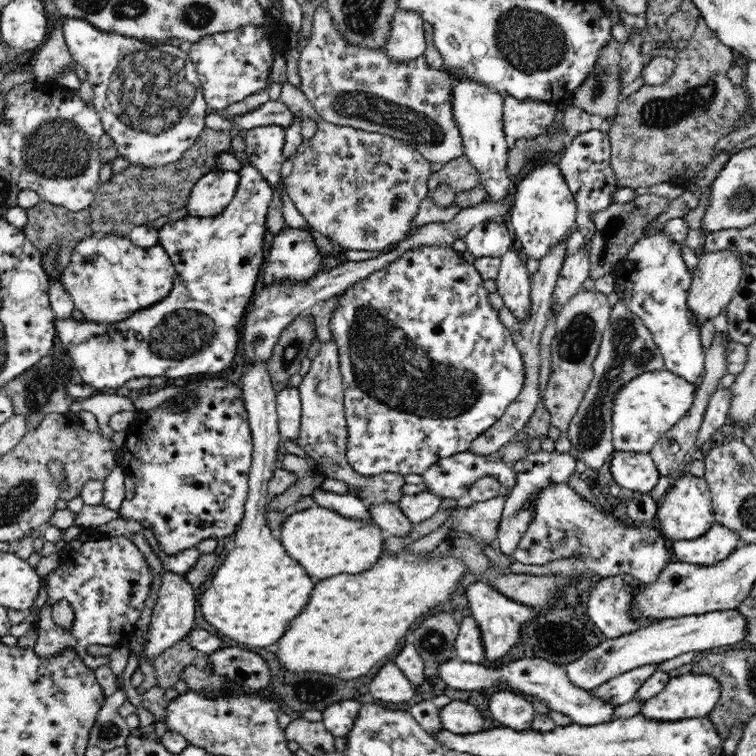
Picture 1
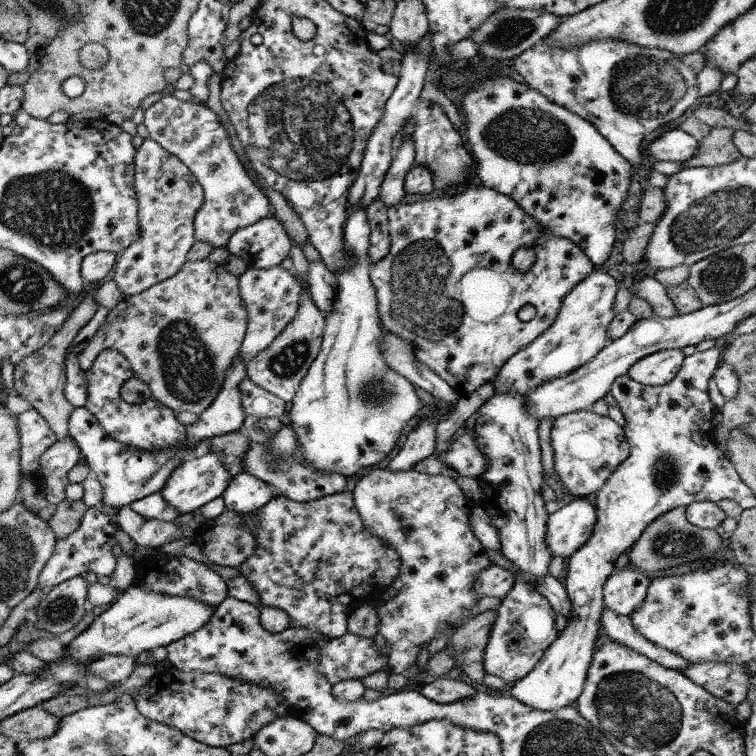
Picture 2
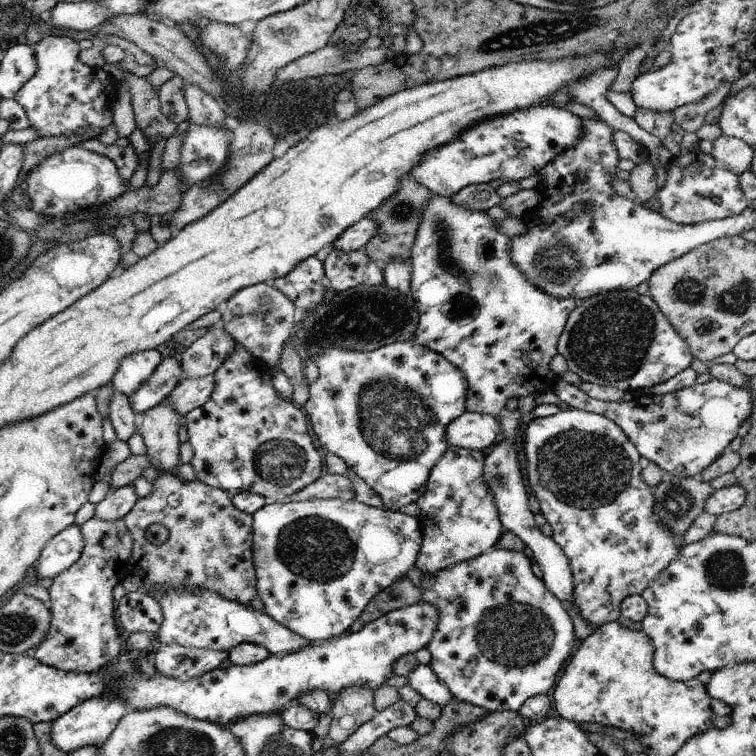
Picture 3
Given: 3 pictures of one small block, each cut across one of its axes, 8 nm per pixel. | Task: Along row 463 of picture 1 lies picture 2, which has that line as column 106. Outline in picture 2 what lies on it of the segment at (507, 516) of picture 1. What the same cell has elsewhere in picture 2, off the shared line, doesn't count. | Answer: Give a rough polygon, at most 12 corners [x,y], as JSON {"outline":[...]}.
{"outline":[[99,507],[55,539],[36,587],[109,576],[117,526]]}

